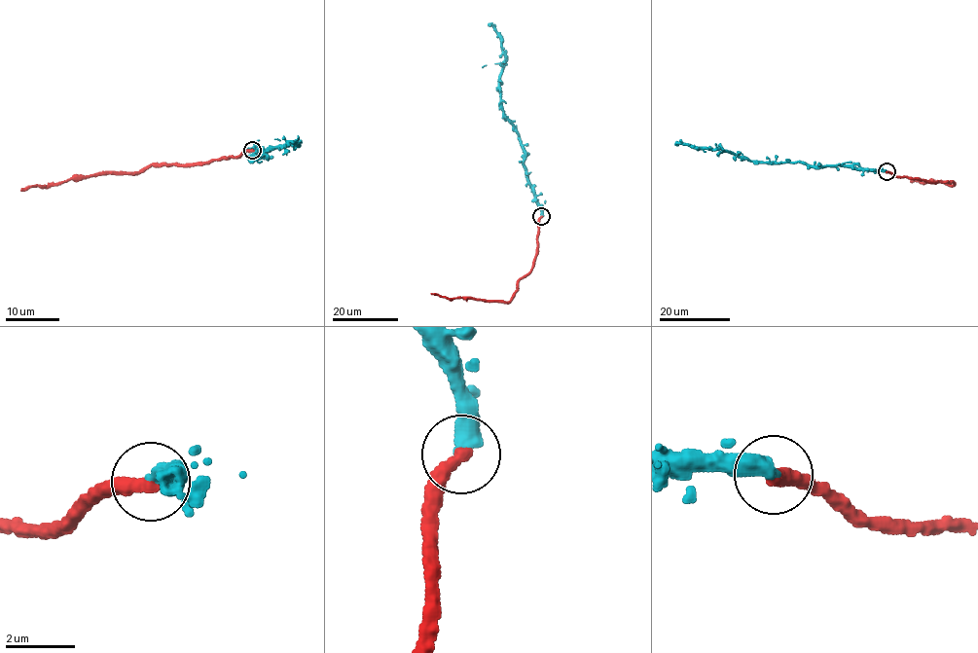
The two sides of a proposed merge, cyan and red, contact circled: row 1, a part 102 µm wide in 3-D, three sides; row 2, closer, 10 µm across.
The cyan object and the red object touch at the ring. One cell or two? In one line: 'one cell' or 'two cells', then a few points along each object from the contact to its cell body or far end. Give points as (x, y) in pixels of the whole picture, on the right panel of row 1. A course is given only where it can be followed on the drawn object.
two cells | cyan via (886, 170), (843, 164), (811, 166), (795, 162), (749, 161), (719, 148), (675, 144) | red via (886, 171), (898, 176), (935, 182), (952, 181), (954, 184), (929, 180), (911, 182)

